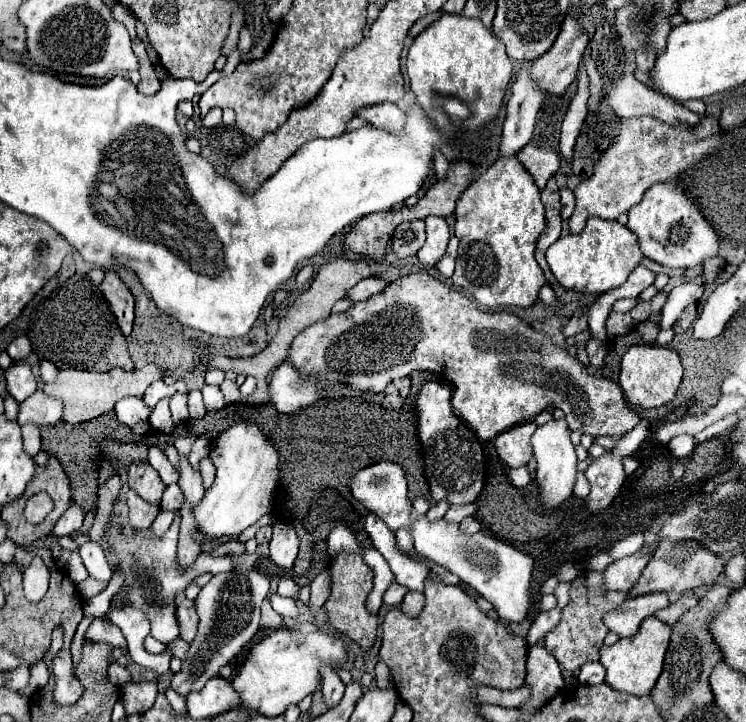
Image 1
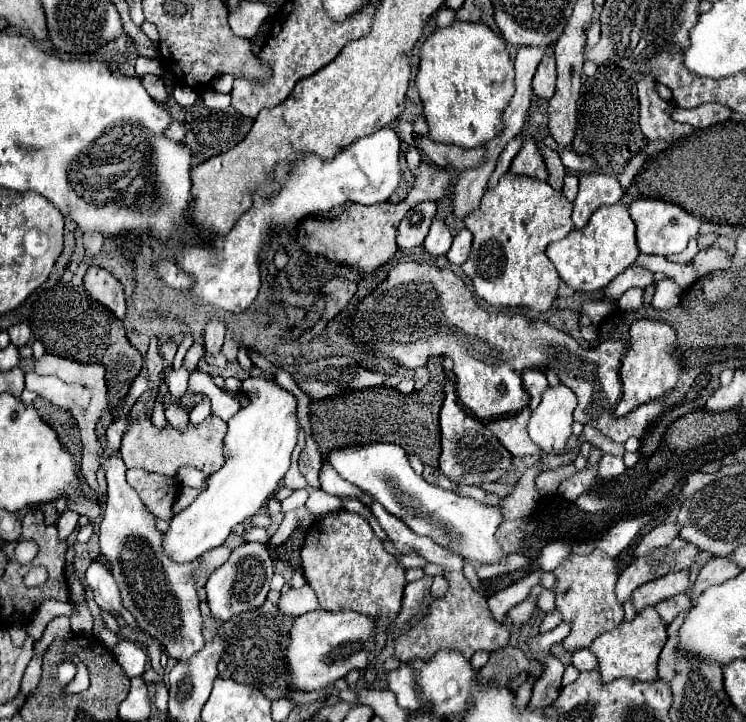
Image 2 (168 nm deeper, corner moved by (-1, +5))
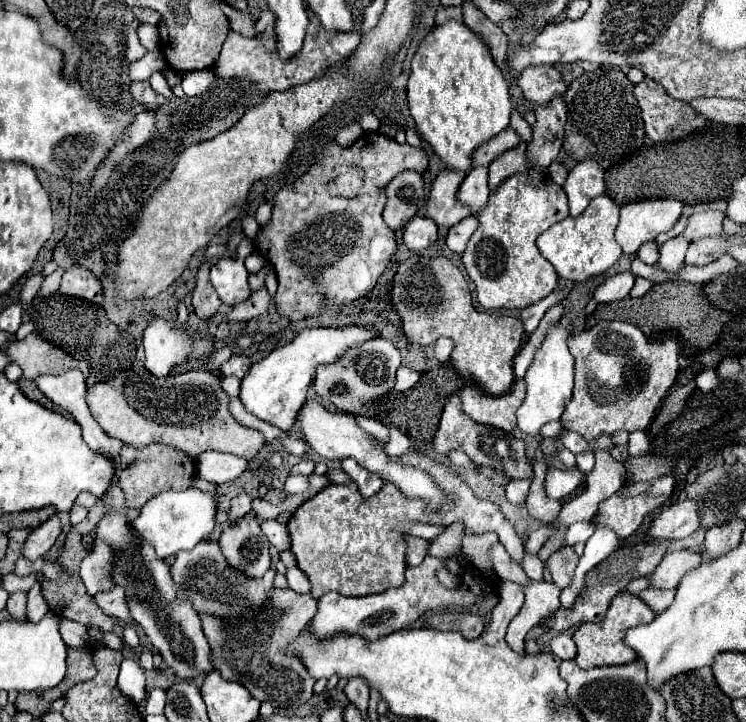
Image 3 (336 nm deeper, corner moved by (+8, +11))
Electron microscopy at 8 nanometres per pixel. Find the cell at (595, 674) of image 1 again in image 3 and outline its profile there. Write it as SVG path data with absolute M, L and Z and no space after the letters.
M559 633L557 637L551 639L551 651L557 659L565 661L565 659L573 659L575 653L577 653L577 647L575 647L575 641L573 641L573 635L569 633Z

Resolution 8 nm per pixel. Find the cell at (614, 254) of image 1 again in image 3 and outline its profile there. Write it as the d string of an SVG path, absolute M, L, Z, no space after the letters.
M599 195L595 197L587 209L579 217L565 217L563 221L551 225L551 229L543 231L537 237L537 247L541 255L555 267L561 279L569 281L587 281L595 275L605 273L613 263L617 263L623 253L619 243L615 241L615 225L619 221L619 207L611 197Z

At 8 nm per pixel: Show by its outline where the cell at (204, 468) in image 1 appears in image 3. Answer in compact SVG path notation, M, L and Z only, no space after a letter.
M129 367L119 373L111 381L95 383L85 393L87 405L95 417L95 421L103 427L109 437L115 437L123 443L131 445L151 445L151 441L165 441L165 445L175 445L191 453L191 457L199 457L203 451L223 451L239 455L247 461L255 461L257 455L267 445L267 439L261 431L239 425L229 411L229 395L221 389L221 375L209 373L205 369L191 369L183 373L169 373L167 377L155 377L145 367Z

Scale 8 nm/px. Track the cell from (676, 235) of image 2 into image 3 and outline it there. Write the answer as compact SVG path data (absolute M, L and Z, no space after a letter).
M647 199L627 203L621 207L615 239L623 253L633 255L643 243L669 231L681 217L681 211L683 203L679 199Z

